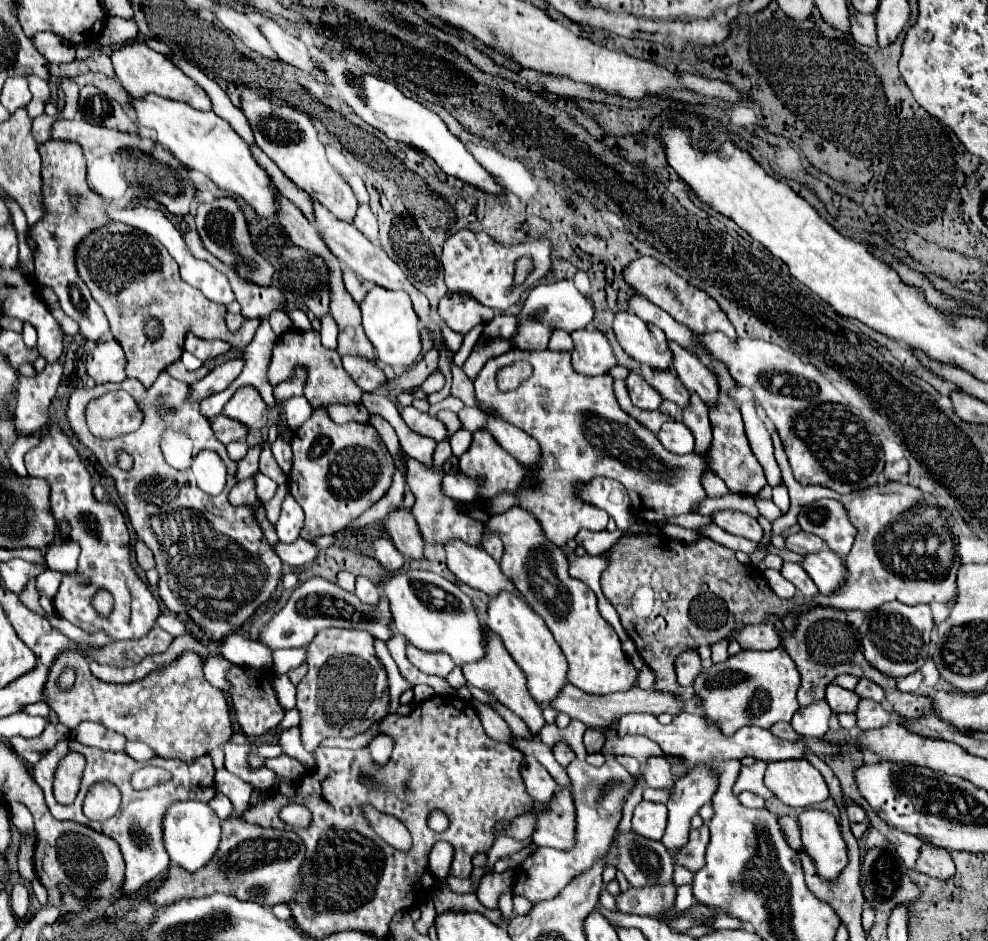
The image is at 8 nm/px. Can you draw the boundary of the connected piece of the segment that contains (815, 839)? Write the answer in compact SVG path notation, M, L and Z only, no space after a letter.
M809 808L799 814L799 830L803 852L813 860L819 878L835 882L847 866L847 848L837 820L829 812Z

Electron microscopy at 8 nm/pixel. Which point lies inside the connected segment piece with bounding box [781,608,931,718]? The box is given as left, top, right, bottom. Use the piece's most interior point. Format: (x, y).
(824, 645)

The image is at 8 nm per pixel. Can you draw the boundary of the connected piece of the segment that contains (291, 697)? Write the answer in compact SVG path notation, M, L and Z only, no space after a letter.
M287 674L275 676L275 692L277 692L277 698L285 710L295 708L295 686L289 682Z

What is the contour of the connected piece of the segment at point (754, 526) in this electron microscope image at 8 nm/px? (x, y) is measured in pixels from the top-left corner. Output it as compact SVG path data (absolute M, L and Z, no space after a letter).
M719 510L719 512L713 512L711 516L713 516L713 522L717 526L721 526L723 530L727 530L729 534L743 536L743 538L749 538L753 542L759 542L763 538L761 526L749 514L743 514L737 510Z

